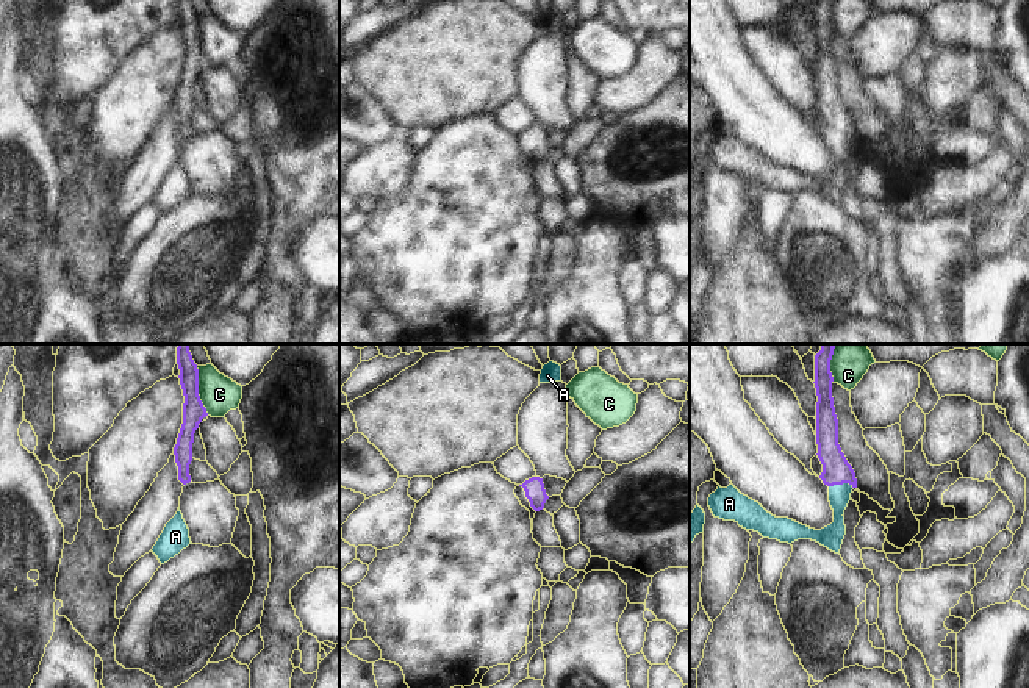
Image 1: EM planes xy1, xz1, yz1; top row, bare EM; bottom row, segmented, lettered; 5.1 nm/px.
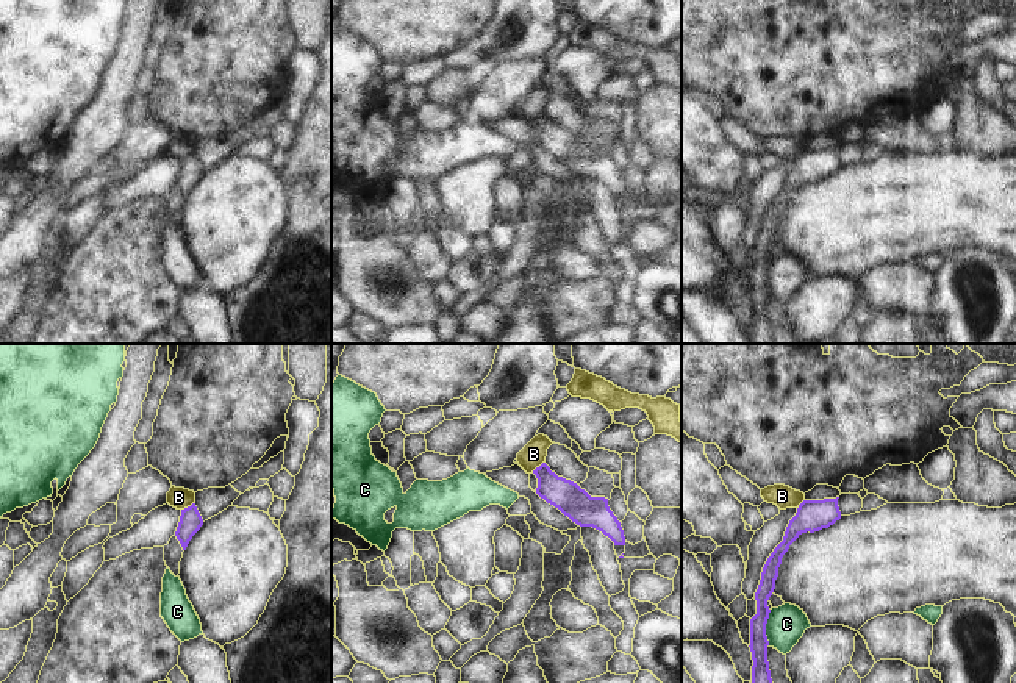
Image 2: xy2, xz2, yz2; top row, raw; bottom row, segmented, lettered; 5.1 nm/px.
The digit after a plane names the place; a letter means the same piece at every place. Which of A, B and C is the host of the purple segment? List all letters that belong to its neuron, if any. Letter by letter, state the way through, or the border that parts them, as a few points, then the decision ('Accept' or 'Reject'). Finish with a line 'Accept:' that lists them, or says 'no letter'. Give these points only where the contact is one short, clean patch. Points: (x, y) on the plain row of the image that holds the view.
A: Path across: yz1 (835, 119), (840, 133), (838, 144). Accept
B: Boundary: xz2 (544, 111), (532, 122). Reject
C: Boundary: xy1 (196, 16), (197, 44), (208, 64). Reject
Accept: A.

